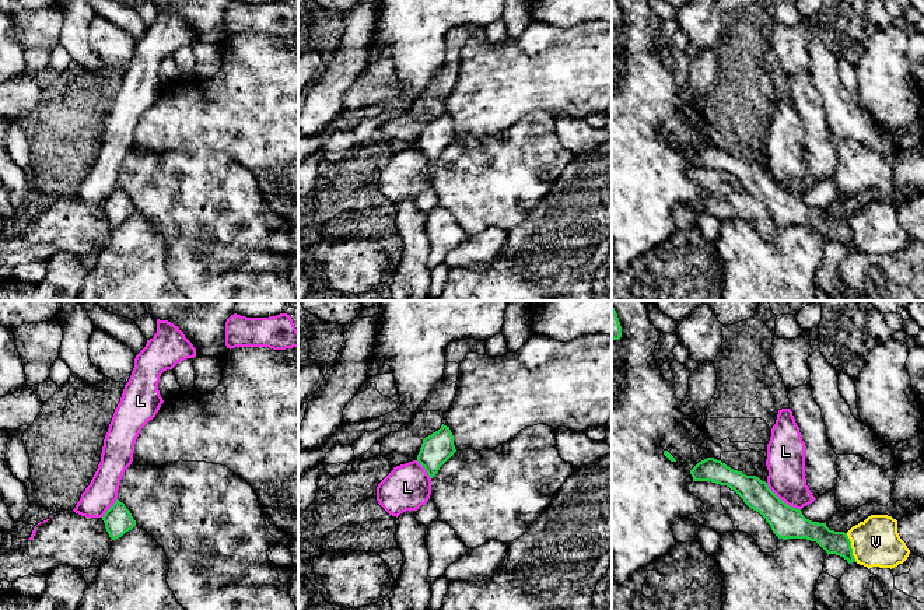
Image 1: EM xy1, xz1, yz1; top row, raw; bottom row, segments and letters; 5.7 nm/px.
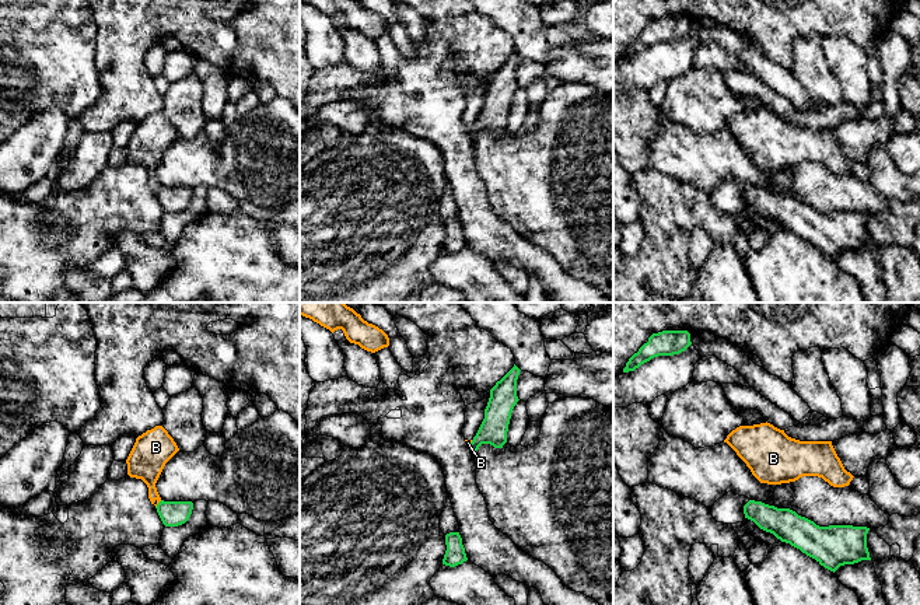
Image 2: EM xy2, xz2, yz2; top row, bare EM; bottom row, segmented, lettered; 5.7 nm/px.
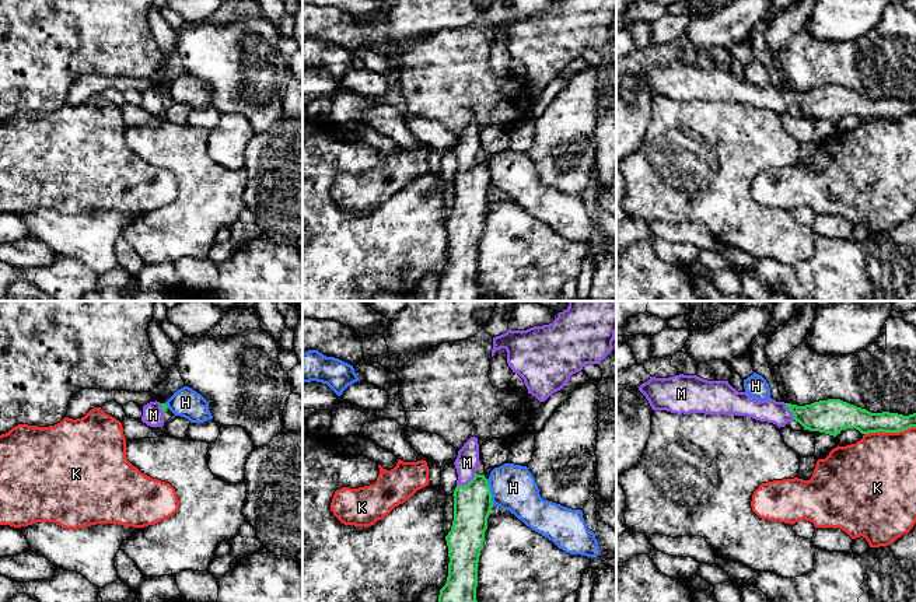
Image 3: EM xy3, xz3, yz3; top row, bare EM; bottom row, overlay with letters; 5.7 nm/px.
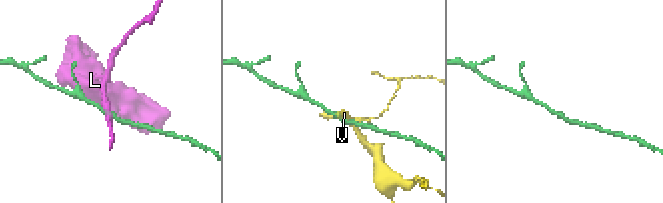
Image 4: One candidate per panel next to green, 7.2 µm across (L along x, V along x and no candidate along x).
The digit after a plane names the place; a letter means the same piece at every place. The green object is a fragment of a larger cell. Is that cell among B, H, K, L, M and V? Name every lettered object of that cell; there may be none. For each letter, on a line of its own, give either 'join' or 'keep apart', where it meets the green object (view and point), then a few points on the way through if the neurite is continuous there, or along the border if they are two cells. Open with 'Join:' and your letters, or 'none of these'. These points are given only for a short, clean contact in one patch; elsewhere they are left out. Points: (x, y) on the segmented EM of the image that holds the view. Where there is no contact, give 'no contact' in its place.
Join: M
B: keep apart | xy2 (157, 504) | along xy2 (161, 500), (156, 507)
H: keep apart | xz3 (489, 492) | along xz3 (486, 479), (493, 504)
K: keep apart | yz3 (890, 431)
L: keep apart | yz1 (783, 501) | along yz1 (766, 483), (781, 500), (800, 509)
M: join | xz3 (468, 483) | across xz3 (472, 503), (472, 489), (468, 483), (467, 462)
V: keep apart | yz1 (850, 547)

